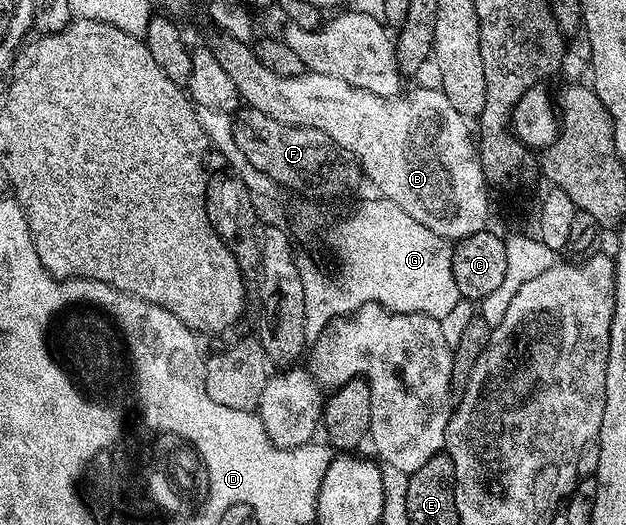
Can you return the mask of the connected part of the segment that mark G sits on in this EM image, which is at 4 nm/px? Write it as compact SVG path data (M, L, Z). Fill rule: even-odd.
M384 197L379 203L365 205L359 215L349 221L349 227L337 227L331 239L335 244L335 257L345 266L345 289L335 289L335 285L327 281L325 275L315 273L309 263L308 253L298 254L296 259L303 284L304 325L307 329L324 330L329 323L327 318L349 317L367 303L379 304L392 313L423 313L439 320L454 308L460 298L451 271L452 242L436 235L430 228L423 227L391 199ZM345 243L349 245L349 249L343 246Z

